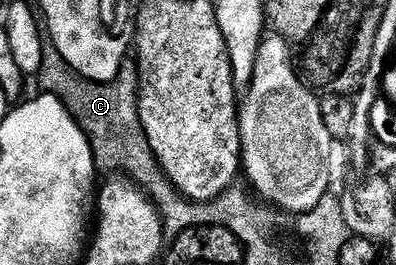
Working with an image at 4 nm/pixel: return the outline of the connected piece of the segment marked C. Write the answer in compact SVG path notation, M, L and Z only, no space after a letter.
M46 43L42 46L42 58L40 59L39 69L36 74L36 80L42 84L41 88L54 97L62 100L62 105L72 114L74 122L80 126L86 133L86 138L90 141L90 150L94 153L94 164L99 170L110 169L106 171L118 171L123 165L127 169L125 172L133 179L134 183L140 186L157 204L160 206L160 213L163 218L169 219L174 213L174 197L176 190L165 177L154 160L154 153L150 150L148 139L144 135L144 127L140 123L138 114L138 75L137 72L130 71L119 72L113 81L93 81L84 75L80 75L56 51L56 47Z

